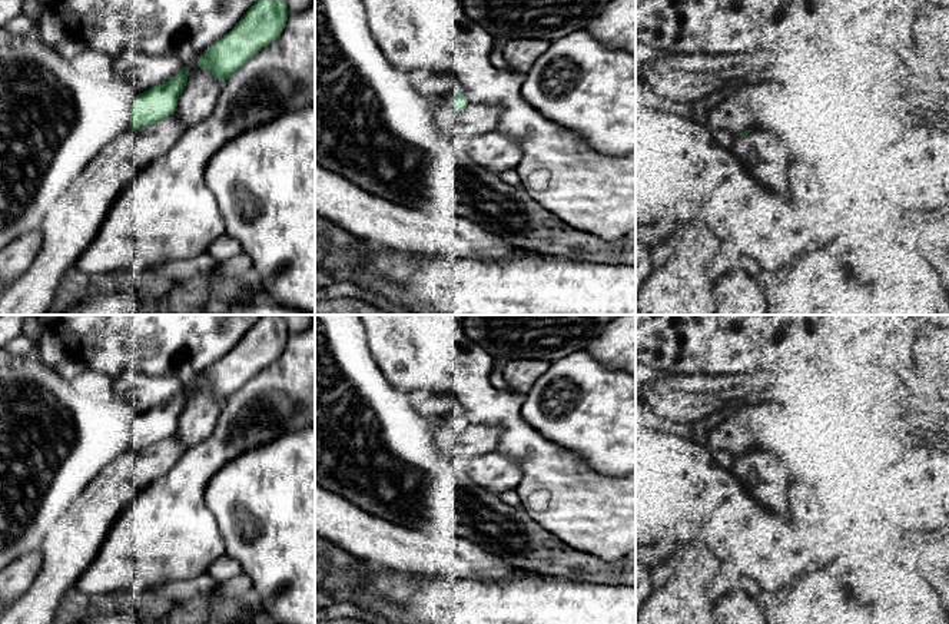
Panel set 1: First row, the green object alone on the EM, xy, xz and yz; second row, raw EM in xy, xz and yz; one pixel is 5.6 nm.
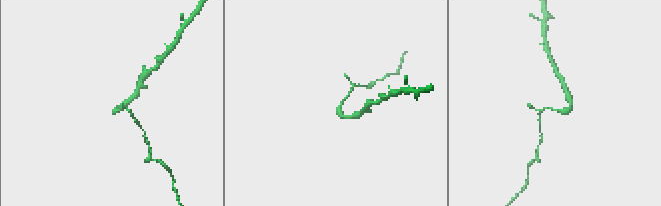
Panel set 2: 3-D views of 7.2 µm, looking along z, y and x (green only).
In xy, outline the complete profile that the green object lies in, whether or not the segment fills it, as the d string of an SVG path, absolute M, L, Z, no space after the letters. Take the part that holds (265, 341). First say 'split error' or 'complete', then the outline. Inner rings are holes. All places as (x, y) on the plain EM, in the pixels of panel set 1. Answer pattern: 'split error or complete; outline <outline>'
complete; outline M262 315L229 354L205 371L198 386L225 402L282 355L288 335L282 315Z

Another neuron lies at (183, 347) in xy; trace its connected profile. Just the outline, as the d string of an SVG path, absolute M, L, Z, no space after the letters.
M44 315L67 356L86 369L119 378L129 371L149 376L173 376L189 389L175 437L188 449L206 441L218 422L223 402L198 386L208 368L229 354L262 315Z

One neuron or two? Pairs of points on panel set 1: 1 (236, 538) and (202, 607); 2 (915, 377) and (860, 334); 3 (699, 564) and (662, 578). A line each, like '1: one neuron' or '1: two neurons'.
1: two neurons
2: two neurons
3: one neuron

